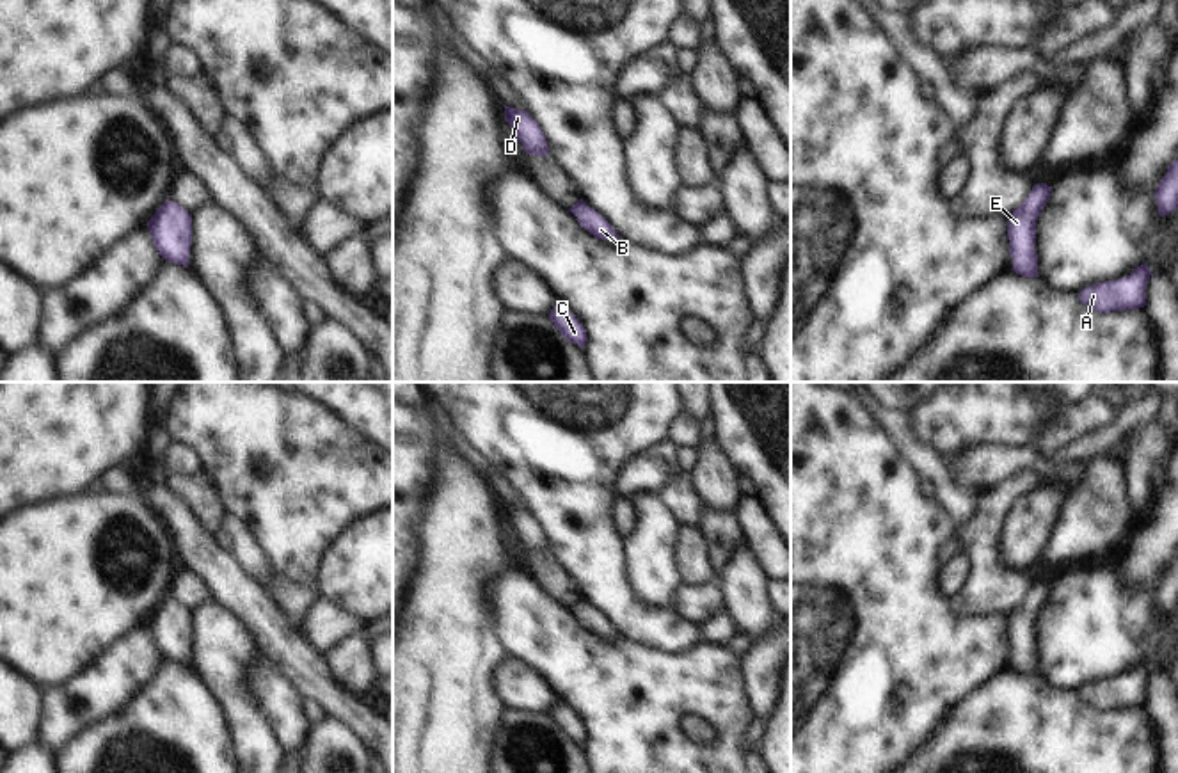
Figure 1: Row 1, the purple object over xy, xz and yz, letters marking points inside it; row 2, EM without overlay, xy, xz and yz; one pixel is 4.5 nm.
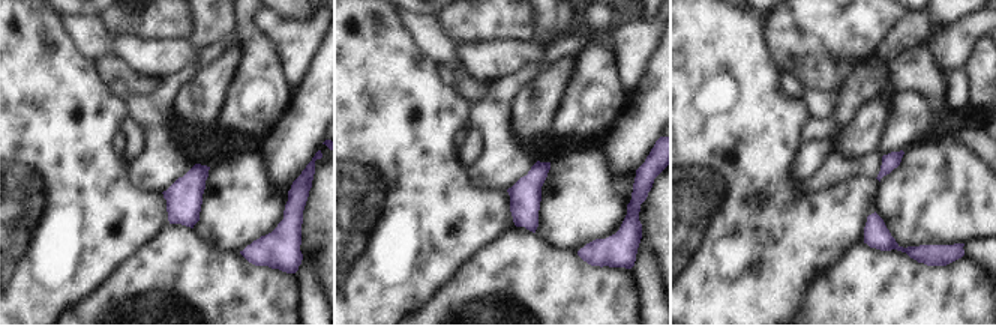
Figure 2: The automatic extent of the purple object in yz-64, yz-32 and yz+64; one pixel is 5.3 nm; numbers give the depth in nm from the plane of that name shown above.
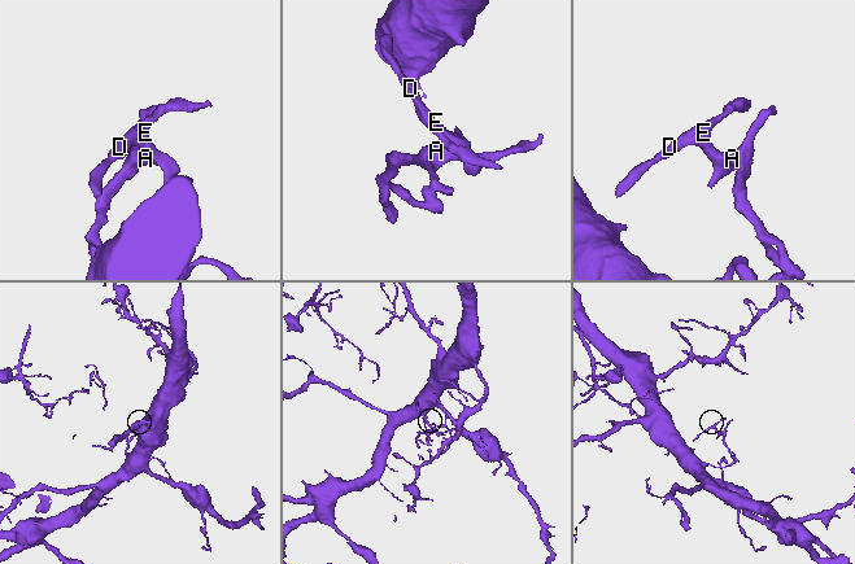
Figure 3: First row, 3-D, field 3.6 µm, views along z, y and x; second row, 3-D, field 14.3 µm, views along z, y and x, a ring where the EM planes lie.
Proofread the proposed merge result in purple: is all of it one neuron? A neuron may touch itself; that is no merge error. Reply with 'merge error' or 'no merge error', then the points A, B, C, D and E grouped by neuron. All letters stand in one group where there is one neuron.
no merge error; A B C D E

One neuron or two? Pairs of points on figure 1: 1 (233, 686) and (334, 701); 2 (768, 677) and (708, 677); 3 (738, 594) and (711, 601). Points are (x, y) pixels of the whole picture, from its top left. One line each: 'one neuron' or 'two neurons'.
1: two neurons
2: two neurons
3: two neurons

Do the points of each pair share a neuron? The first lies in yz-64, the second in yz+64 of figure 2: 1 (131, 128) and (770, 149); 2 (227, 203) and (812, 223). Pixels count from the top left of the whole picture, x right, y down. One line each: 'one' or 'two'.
1: two
2: two

